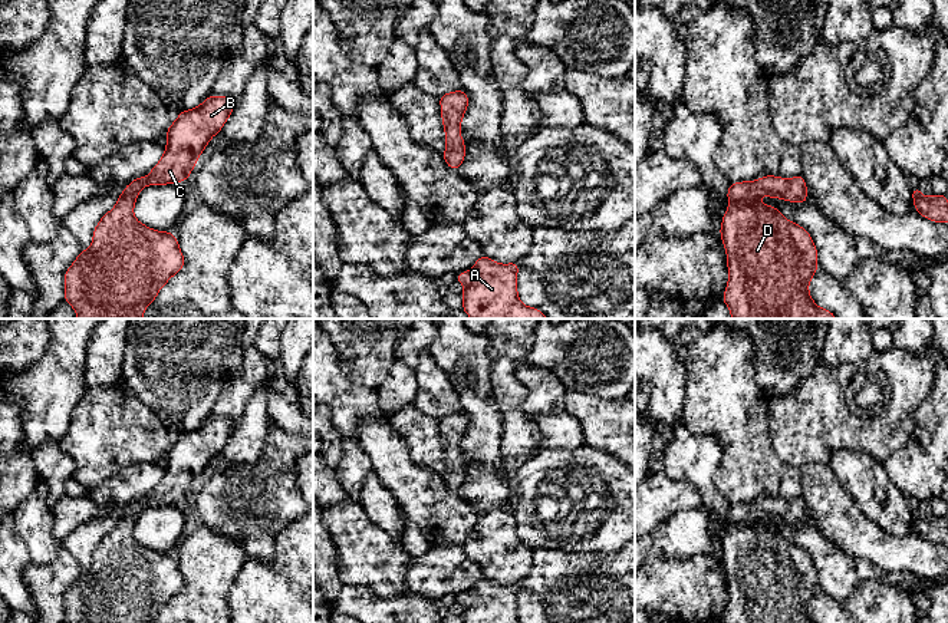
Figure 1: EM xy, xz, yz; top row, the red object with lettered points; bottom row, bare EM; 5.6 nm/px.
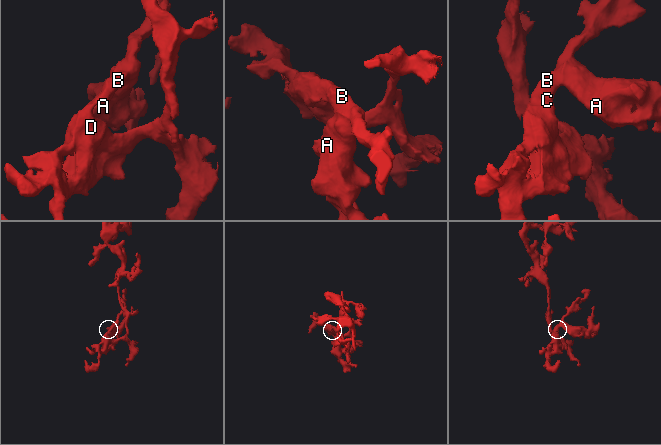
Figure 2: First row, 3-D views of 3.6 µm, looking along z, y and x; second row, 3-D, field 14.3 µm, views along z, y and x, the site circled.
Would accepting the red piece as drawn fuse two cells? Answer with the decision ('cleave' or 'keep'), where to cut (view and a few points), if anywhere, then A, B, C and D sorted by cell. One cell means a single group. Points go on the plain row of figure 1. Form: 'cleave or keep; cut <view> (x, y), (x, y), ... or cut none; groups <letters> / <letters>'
keep; cut none; groups A B C D

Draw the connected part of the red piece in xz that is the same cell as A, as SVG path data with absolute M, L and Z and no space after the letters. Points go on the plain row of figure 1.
M481 577L474 589L458 594L455 601L465 609L464 623L520 623L517 616L519 584L498 586Z

